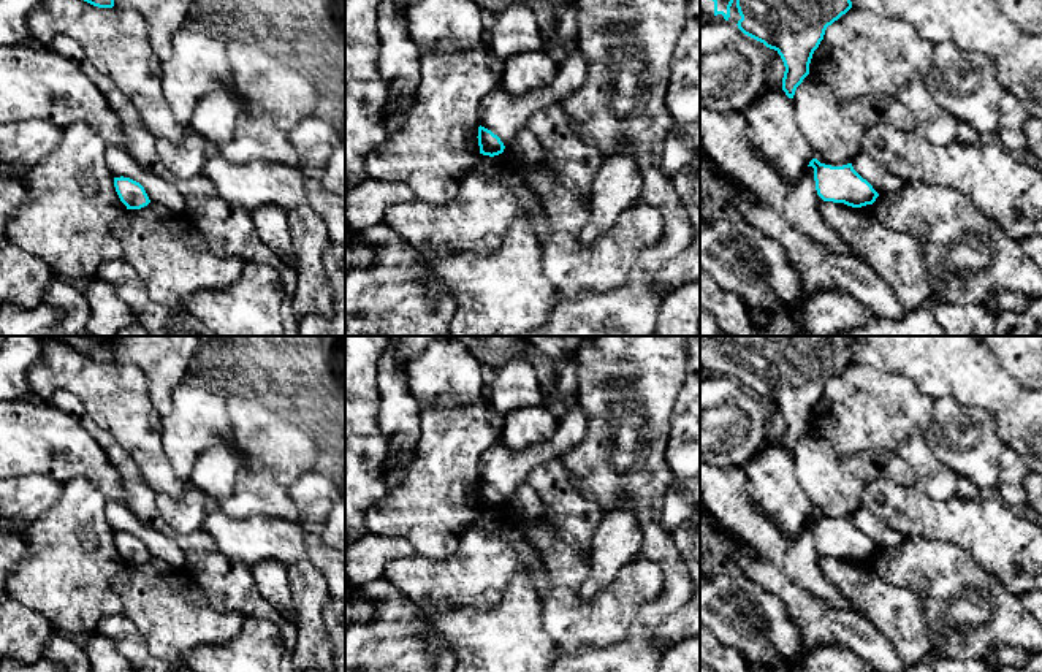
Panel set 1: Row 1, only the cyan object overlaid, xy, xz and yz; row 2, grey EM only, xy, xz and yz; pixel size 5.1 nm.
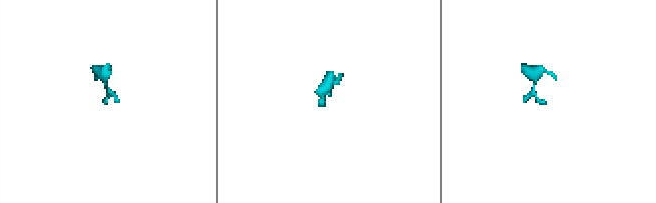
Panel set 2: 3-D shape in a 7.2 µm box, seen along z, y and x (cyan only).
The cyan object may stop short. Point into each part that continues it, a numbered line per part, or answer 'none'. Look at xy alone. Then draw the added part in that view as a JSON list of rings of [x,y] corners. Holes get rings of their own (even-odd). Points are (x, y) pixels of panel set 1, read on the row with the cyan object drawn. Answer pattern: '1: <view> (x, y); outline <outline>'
none

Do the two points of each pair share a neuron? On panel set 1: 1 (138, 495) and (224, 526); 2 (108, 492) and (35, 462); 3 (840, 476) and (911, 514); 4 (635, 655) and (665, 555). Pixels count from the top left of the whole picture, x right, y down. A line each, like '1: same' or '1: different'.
1: different
2: same
3: different
4: same

